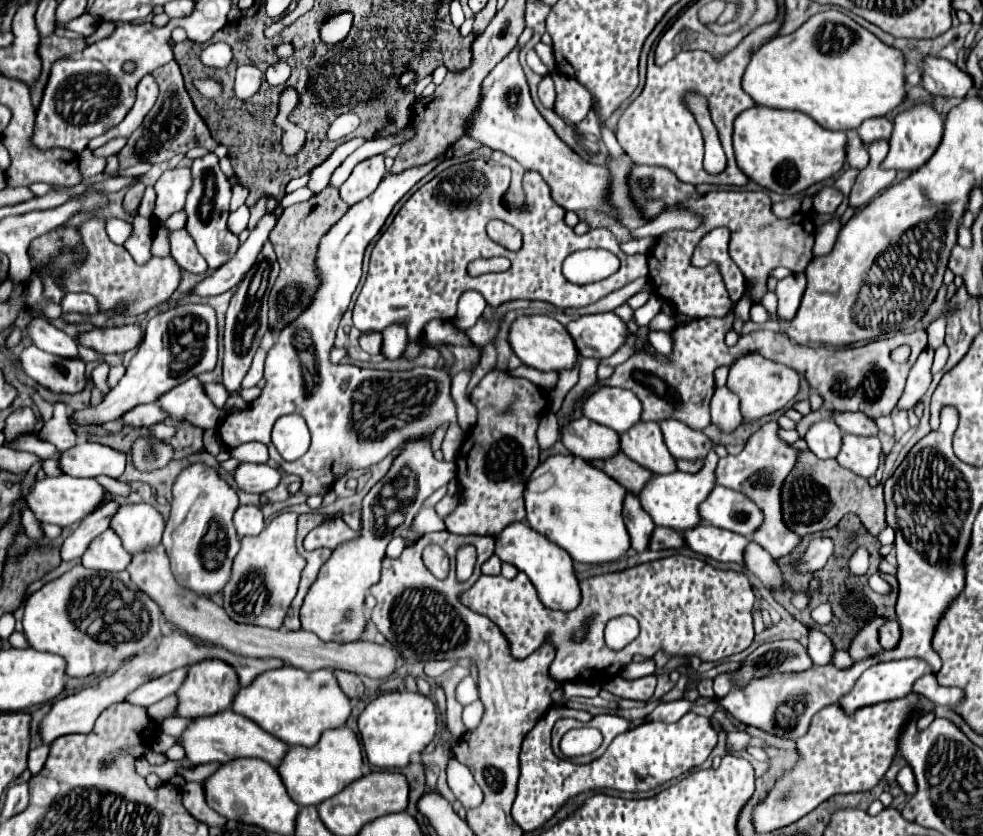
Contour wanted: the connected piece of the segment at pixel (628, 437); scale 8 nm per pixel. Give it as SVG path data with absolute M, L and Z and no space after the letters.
M640 420L640 424L634 424L632 430L620 434L620 448L630 460L638 462L654 474L676 470L674 458L662 440L658 422Z

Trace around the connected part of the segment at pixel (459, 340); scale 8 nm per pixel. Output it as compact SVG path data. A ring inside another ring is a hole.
M432 320L424 326L424 336L430 342L446 342L446 344L460 344L460 346L470 346L468 338L464 332L454 330L454 326L448 320Z

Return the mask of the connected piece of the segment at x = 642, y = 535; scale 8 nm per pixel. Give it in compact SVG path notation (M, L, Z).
M628 492L628 496L624 498L624 524L630 532L630 542L632 548L636 552L644 552L648 548L648 538L654 530L654 522L652 518L640 508L638 496L632 496L632 492Z

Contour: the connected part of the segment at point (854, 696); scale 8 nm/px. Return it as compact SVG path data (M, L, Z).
M908 658L908 660L896 660L896 662L882 662L876 664L872 668L868 668L866 672L862 672L862 676L856 680L854 688L844 694L838 704L840 708L844 708L844 712L848 712L848 716L852 716L852 712L856 712L858 708L864 706L872 706L876 702L886 702L886 700L896 700L896 698L904 698L912 692L912 684L930 672L930 666L920 660L920 658Z

